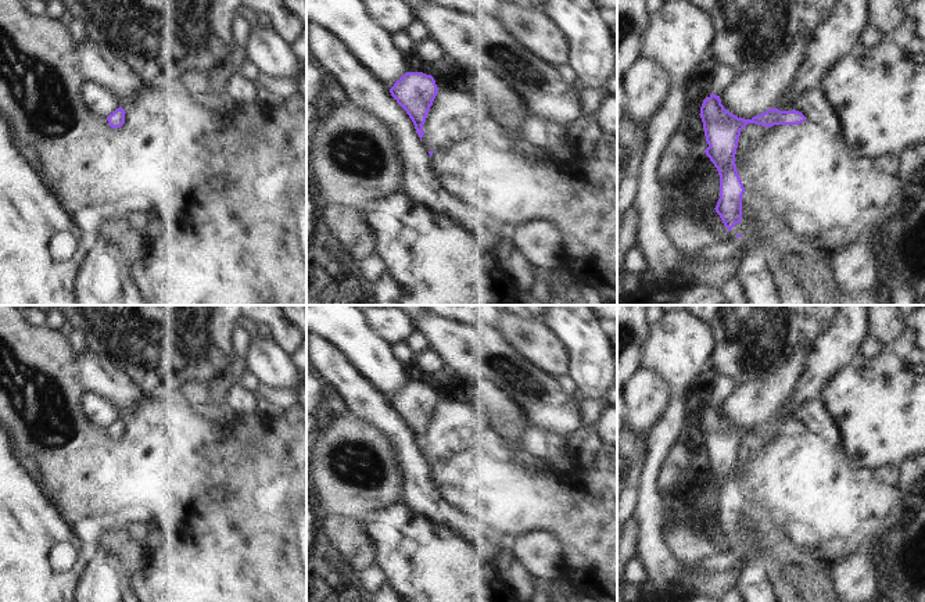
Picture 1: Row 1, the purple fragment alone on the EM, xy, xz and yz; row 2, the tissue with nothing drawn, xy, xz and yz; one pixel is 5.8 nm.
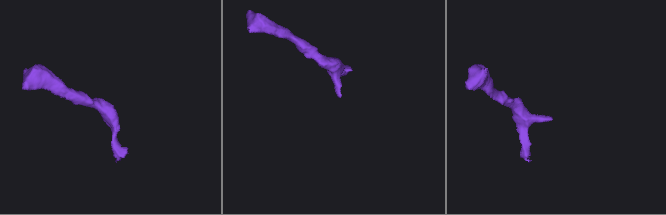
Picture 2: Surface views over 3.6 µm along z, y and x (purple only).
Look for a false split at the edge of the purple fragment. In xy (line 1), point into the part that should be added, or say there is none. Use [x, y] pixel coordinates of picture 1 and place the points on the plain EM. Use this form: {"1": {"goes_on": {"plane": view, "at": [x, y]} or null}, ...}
{"1": {"goes_on": null}}

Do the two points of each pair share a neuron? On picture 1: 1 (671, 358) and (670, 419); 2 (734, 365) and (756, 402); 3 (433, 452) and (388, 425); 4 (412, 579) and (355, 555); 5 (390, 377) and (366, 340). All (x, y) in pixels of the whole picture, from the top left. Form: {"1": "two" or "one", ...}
{"1": "one", "2": "two", "3": "two", "4": "two", "5": "one"}

